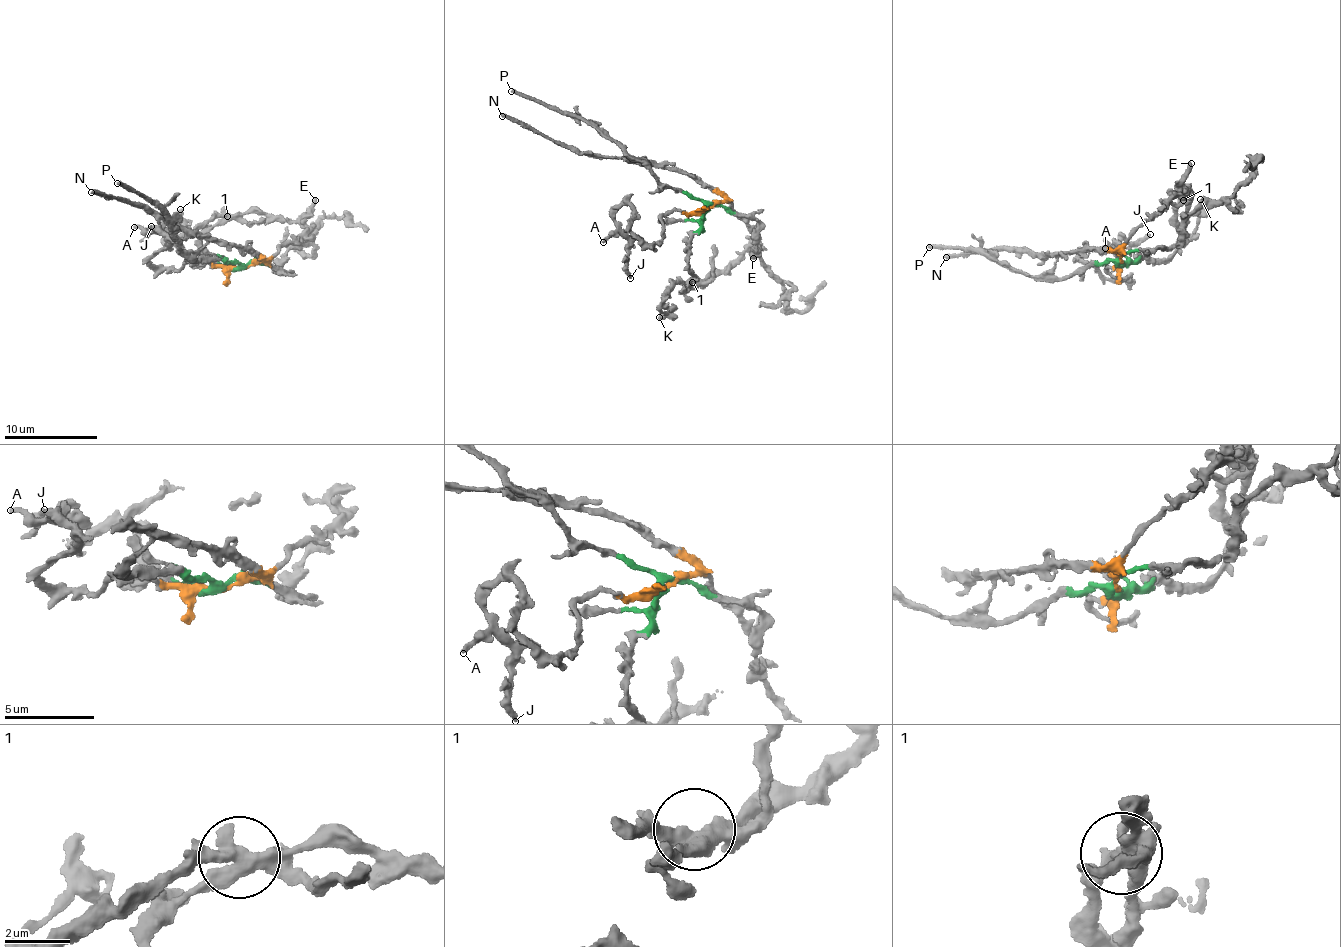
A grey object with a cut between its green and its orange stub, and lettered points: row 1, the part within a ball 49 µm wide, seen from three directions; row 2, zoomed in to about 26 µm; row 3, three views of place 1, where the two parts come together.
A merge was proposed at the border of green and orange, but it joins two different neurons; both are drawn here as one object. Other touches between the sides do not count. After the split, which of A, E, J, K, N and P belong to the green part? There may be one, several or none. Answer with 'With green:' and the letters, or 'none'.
With green: P

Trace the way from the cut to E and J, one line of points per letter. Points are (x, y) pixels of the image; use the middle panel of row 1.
E: (710, 206), (728, 201), (737, 214), (745, 216), (753, 236), (748, 244), (753, 258)
J: (710, 206), (666, 213), (661, 238), (644, 243), (632, 231), (631, 207), (615, 210), (628, 244), (630, 278)

